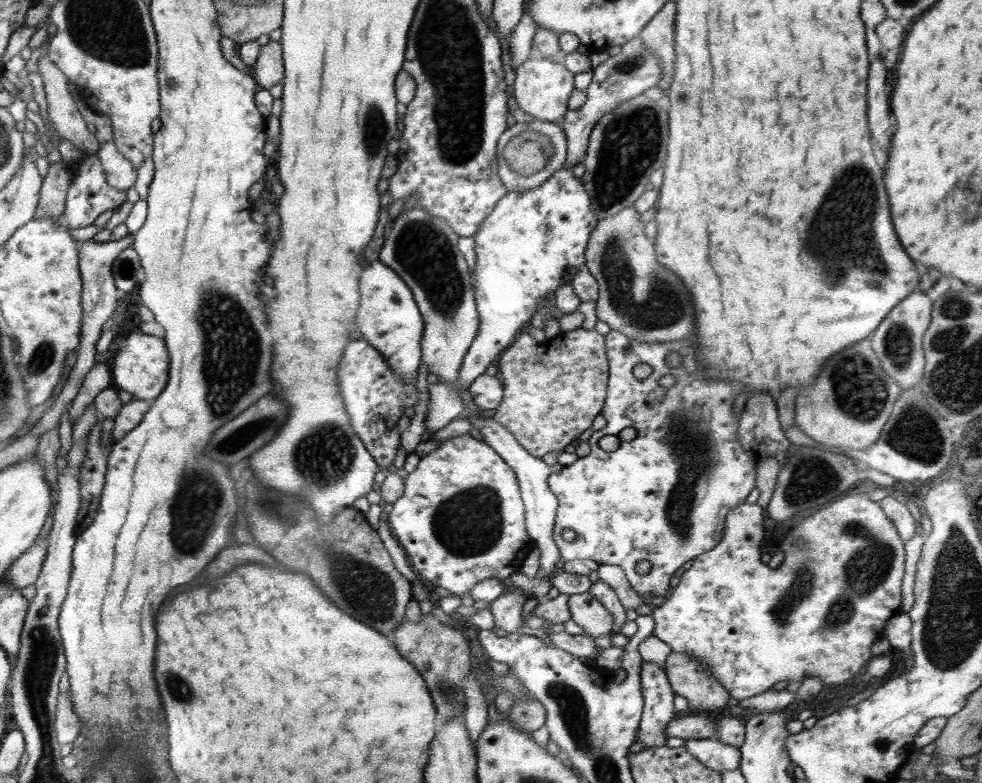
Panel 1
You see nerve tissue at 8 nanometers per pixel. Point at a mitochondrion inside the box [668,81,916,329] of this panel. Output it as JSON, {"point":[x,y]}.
{"point":[841,236]}

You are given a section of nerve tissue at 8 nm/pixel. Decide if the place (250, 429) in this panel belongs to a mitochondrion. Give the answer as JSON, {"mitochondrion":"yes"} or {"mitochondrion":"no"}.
{"mitochondrion":"yes"}

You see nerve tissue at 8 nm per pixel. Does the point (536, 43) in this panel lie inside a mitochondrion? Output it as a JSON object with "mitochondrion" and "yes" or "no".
{"mitochondrion":"no"}

